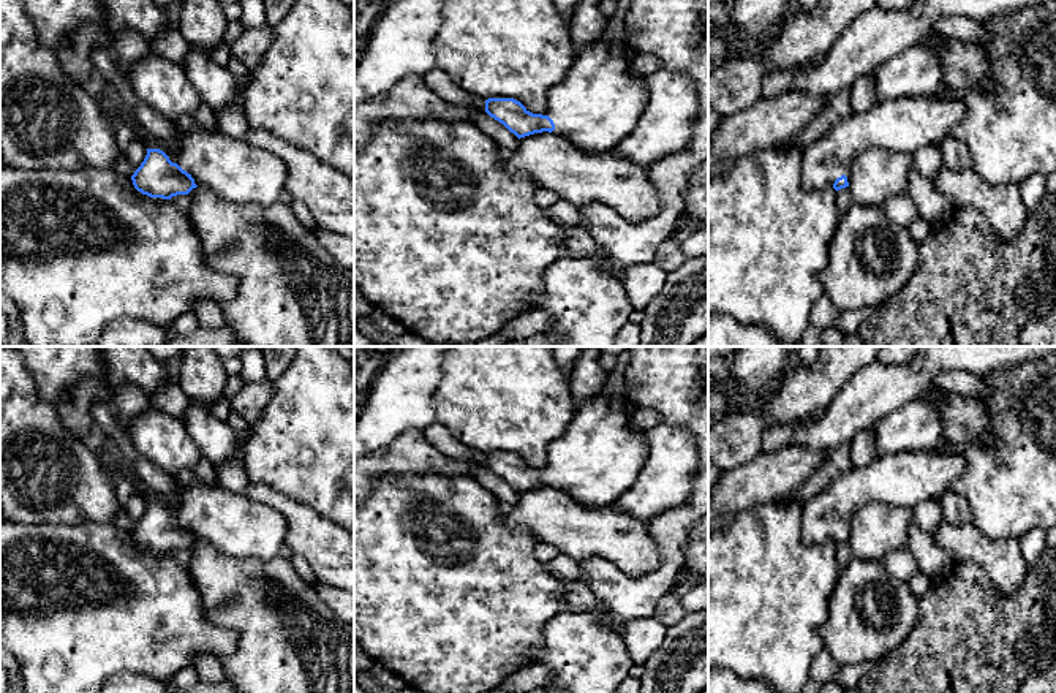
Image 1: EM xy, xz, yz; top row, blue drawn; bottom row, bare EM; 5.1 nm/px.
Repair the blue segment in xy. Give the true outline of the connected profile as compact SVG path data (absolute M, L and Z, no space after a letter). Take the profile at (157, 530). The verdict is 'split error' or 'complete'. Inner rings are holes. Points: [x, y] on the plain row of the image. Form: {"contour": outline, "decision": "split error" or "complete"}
{"contour": "M196 481L182 487L175 517L163 505L147 503L131 535L150 552L171 554L202 541L224 555L269 560L286 552L286 532L286 519L275 508L218 483Z", "decision": "split error"}

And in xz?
{"contour": "M626 389L620 403L613 403L607 394L598 392L577 408L563 435L547 445L544 467L533 468L514 453L485 454L485 467L519 494L549 486L585 506L612 505L635 483L648 453L645 430L637 430L629 424L632 411L635 408Z", "decision": "split error"}

